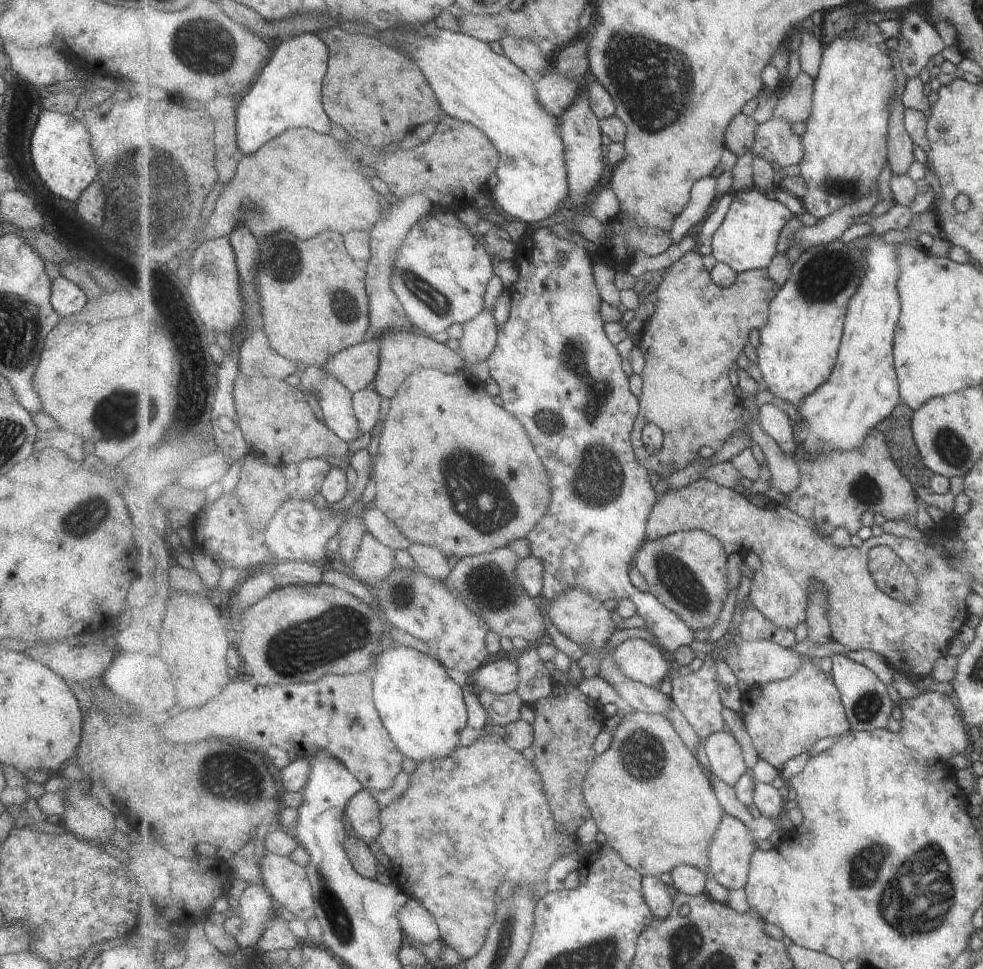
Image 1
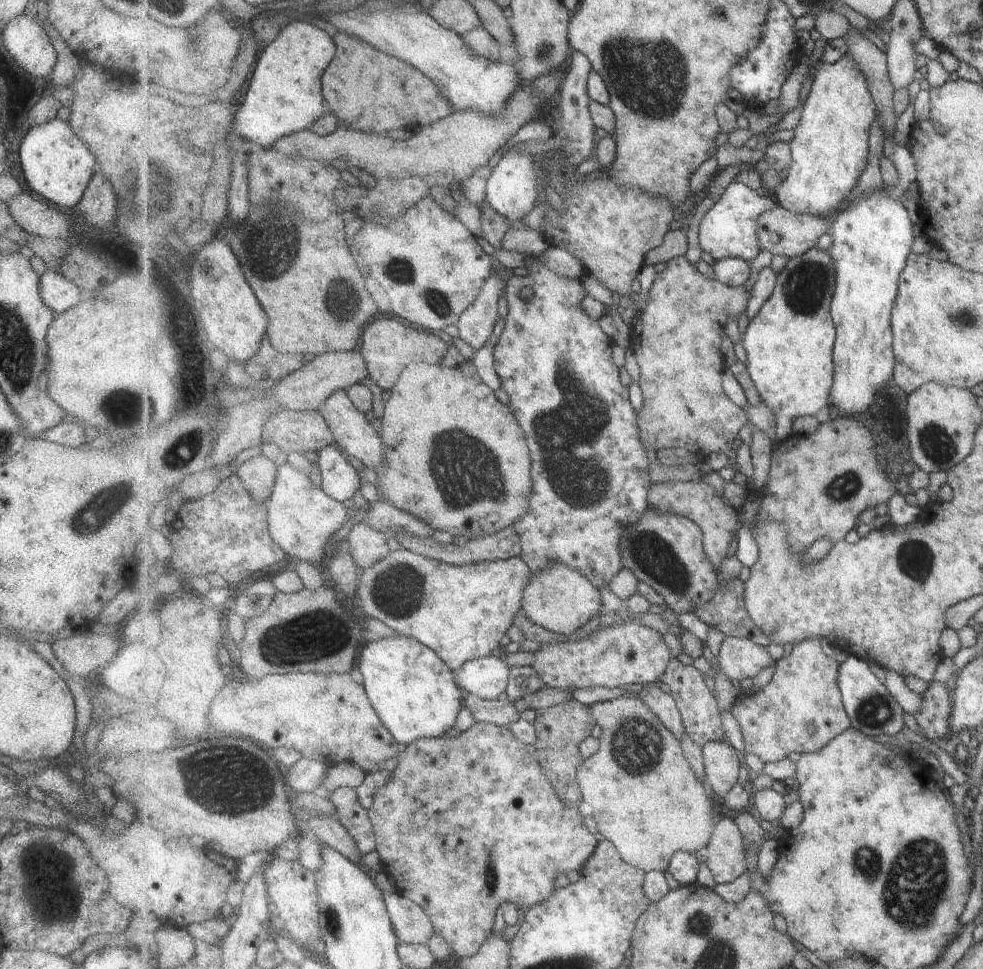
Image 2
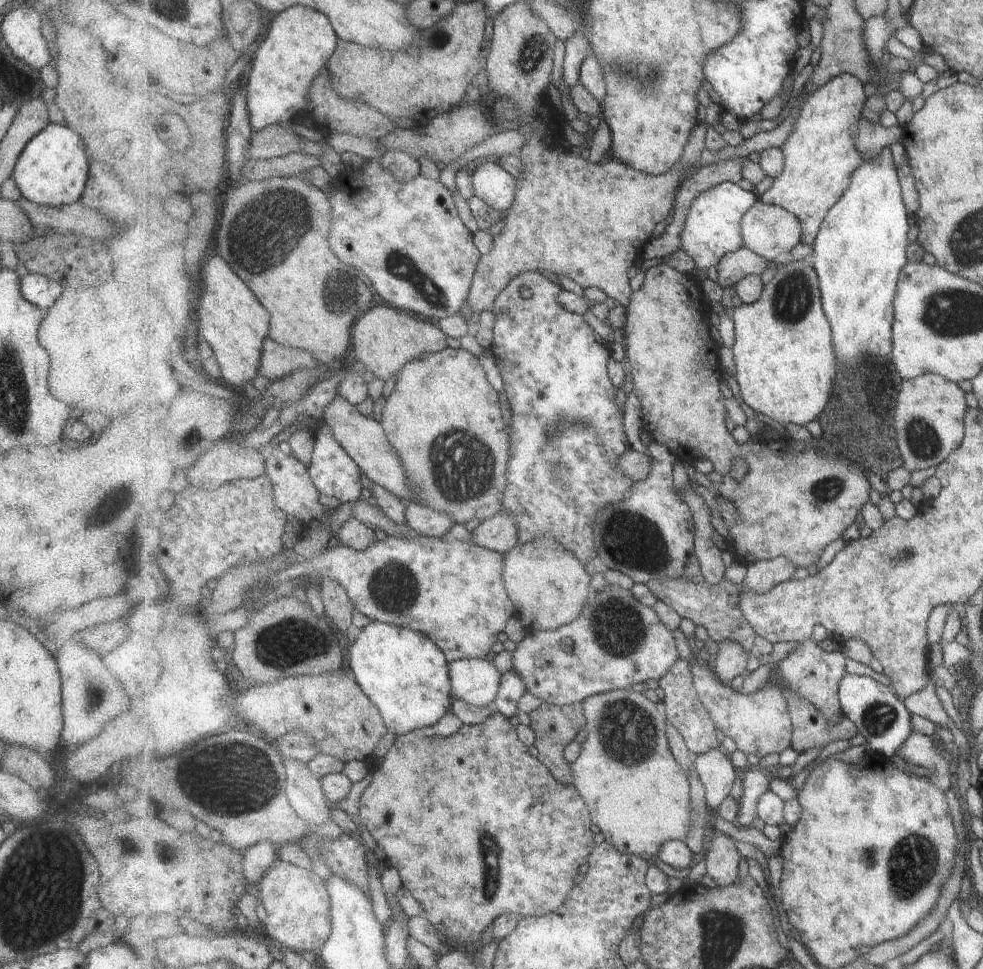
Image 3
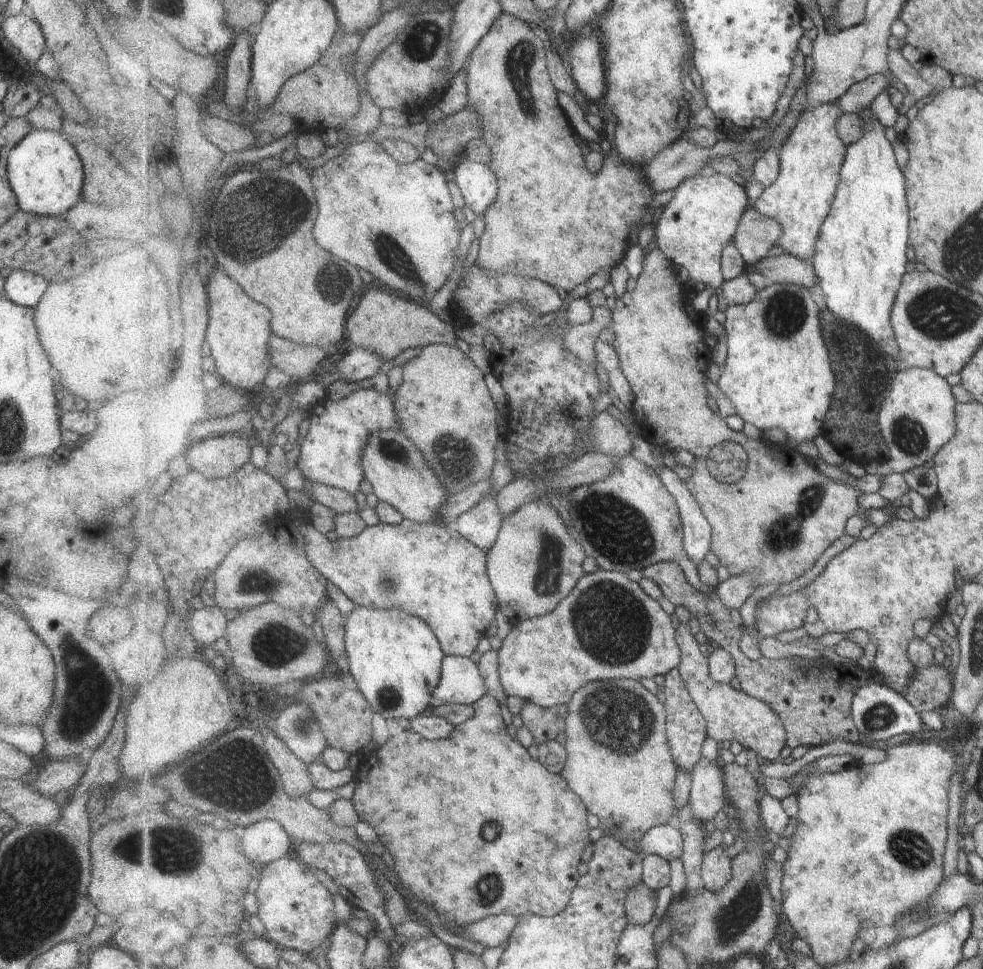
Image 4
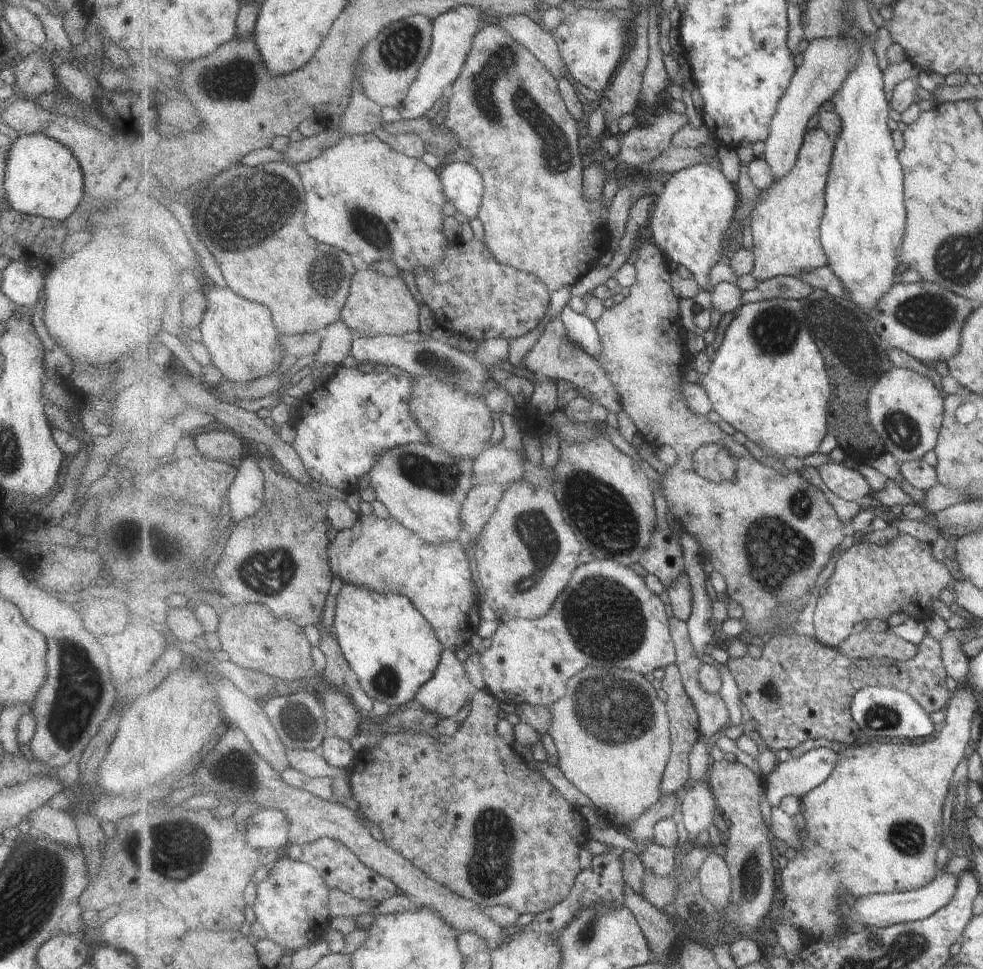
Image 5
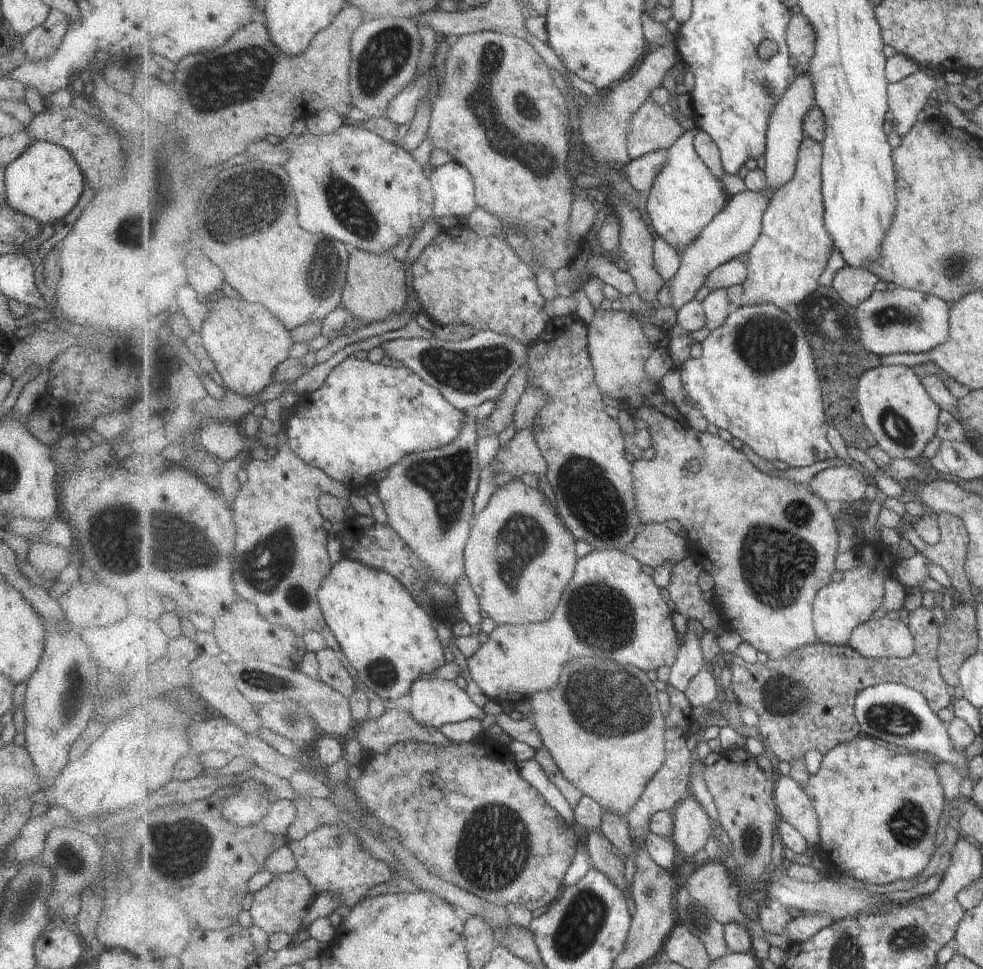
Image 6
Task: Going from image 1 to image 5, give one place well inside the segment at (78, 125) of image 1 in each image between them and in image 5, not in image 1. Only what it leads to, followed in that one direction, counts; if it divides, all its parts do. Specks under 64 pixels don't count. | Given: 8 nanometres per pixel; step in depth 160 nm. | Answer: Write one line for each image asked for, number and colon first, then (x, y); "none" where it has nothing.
2: (56, 163)
3: (51, 169)
4: (44, 171)
5: (42, 177)

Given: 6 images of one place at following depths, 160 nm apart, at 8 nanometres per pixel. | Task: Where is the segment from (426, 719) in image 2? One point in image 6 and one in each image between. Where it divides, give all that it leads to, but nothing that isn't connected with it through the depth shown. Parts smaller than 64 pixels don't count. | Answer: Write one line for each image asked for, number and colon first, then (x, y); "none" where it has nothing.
3: (405, 674)
4: (396, 660)
5: (392, 648)
6: (387, 637)

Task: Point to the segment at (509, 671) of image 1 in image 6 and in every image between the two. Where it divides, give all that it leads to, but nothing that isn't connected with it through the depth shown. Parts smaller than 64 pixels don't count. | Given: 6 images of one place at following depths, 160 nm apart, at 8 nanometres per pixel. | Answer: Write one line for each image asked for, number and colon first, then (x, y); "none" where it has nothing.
2: (489, 677)
3: (477, 681)
4: (462, 683)
5: (447, 692)
6: (435, 701)

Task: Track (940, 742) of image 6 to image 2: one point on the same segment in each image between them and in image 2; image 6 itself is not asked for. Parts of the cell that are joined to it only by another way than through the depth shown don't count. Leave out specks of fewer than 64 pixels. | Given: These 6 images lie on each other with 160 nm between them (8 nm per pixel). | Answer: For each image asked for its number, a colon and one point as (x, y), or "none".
2: (873, 710)
3: (883, 720)
4: (880, 712)
5: (882, 712)

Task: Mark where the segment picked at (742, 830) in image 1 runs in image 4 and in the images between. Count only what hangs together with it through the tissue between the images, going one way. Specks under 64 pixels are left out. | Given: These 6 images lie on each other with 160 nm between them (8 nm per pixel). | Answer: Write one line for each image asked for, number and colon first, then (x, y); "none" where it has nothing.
2: (727, 857)
3: (722, 861)
4: (717, 871)

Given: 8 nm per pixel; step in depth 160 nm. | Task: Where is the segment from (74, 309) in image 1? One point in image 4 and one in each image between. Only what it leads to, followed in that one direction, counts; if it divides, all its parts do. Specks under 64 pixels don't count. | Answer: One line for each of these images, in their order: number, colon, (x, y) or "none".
2: (57, 293)
3: (40, 290)
4: (24, 288)

